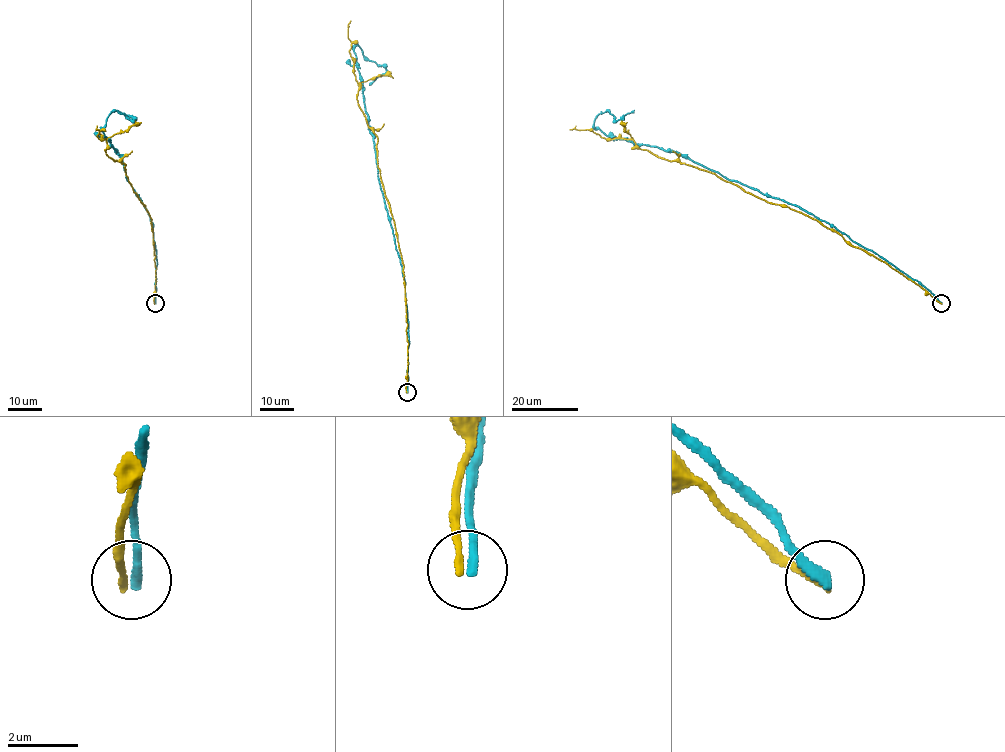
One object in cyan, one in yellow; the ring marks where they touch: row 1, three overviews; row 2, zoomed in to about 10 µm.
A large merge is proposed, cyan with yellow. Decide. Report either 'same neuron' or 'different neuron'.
different neuron

